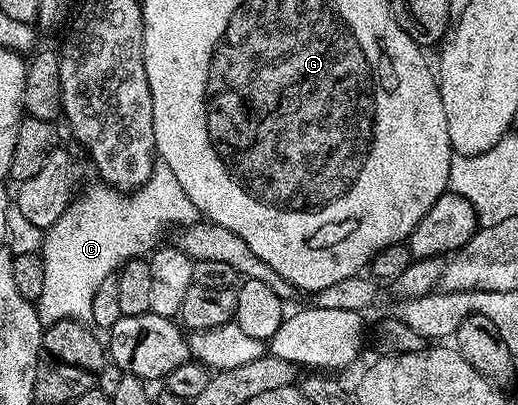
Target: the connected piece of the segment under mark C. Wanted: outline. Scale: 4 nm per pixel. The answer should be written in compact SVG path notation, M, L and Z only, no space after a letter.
M159 164L151 178L138 190L120 192L106 184L76 197L66 212L46 227L41 257L45 264L45 285L37 303L44 327L54 322L91 322L93 296L97 284L112 277L131 258L150 255L160 245L166 226L186 228L200 221L199 209L177 184L177 176L168 166Z

